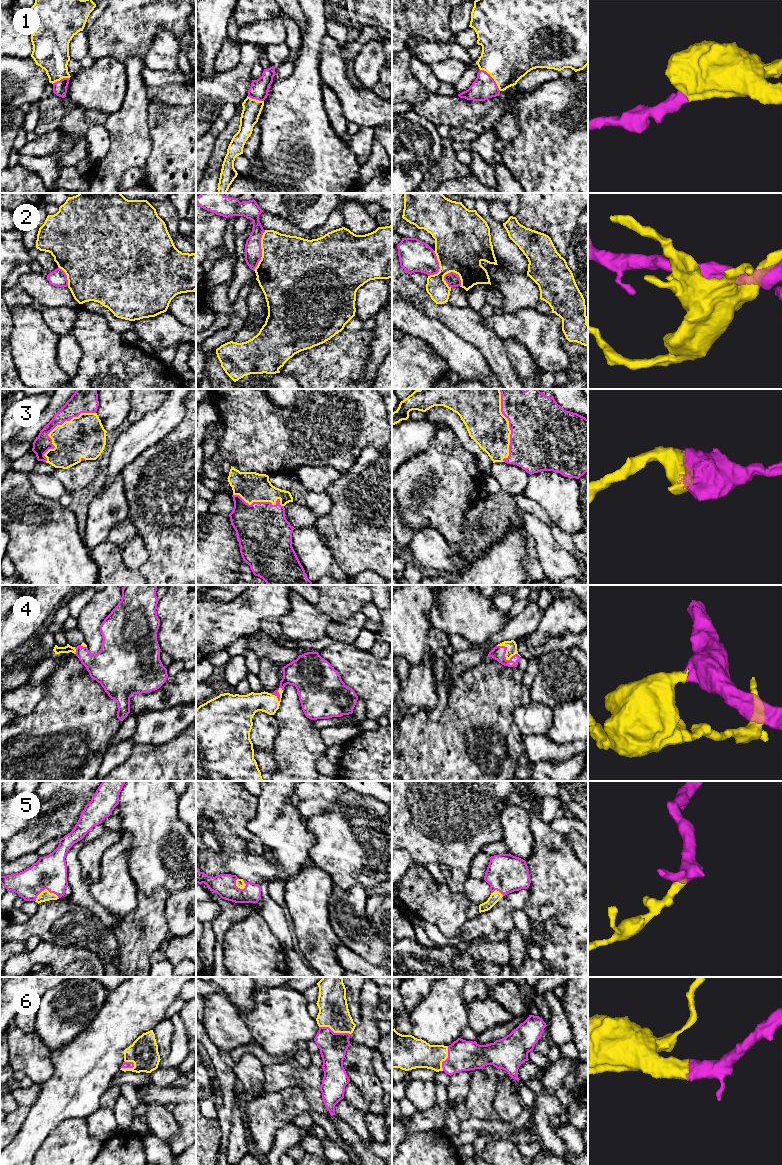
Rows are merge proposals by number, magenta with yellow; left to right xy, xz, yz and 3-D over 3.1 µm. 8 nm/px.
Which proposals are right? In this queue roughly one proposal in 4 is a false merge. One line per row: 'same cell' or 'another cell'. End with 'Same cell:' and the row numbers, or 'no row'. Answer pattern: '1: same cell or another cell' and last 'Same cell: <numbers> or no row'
1: same cell
2: another cell
3: same cell
4: same cell
5: same cell
6: same cell
Same cell: 1, 3, 4, 5, 6

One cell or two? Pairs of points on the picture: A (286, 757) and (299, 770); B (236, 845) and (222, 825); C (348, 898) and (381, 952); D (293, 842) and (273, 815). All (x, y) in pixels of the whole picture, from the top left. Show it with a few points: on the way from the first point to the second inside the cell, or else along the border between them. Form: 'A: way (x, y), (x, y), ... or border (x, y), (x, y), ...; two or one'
A: way (289, 760), (296, 767); one
B: way (231, 840), (222, 830); one
C: way (348, 912), (348, 919), (367, 940); one
D: way (286, 835), (280, 829), (277, 822); one

